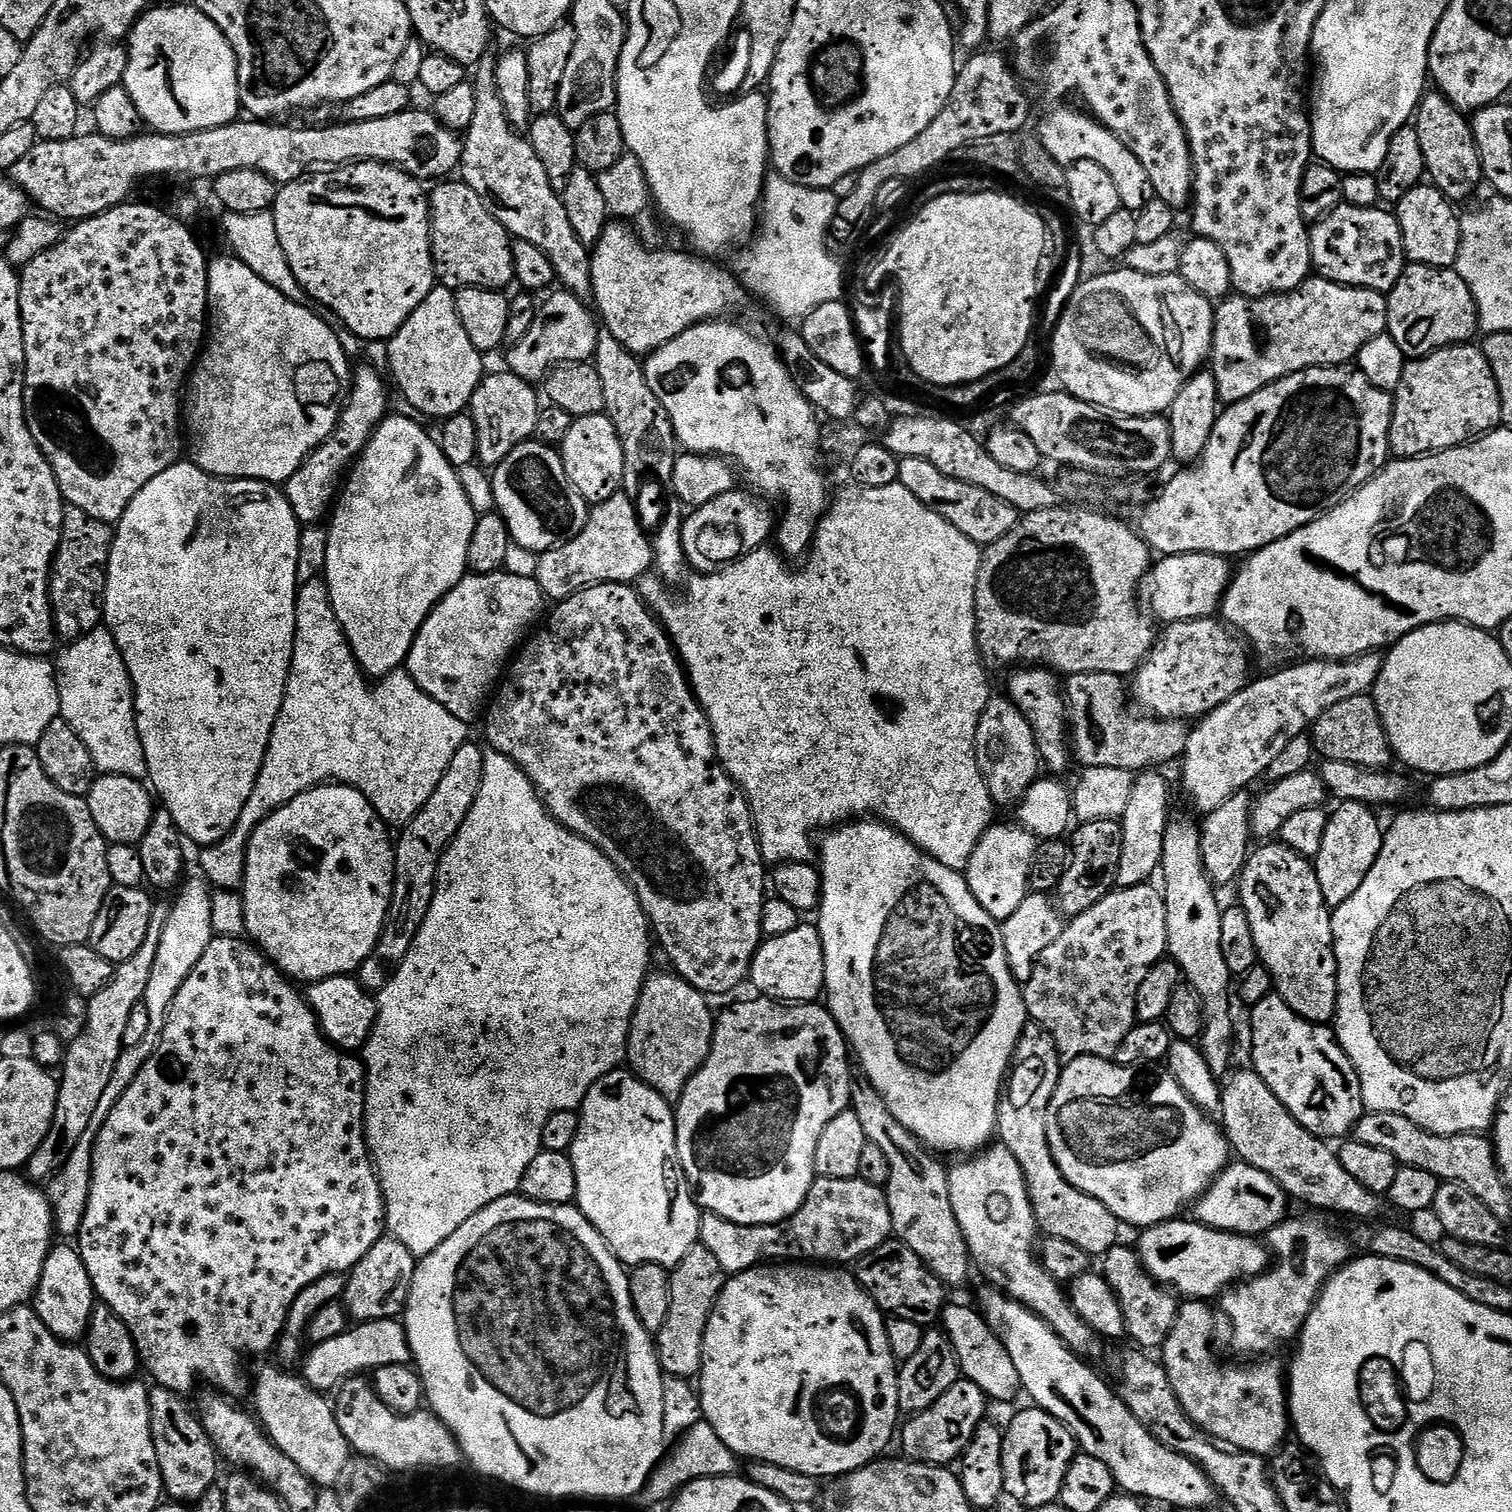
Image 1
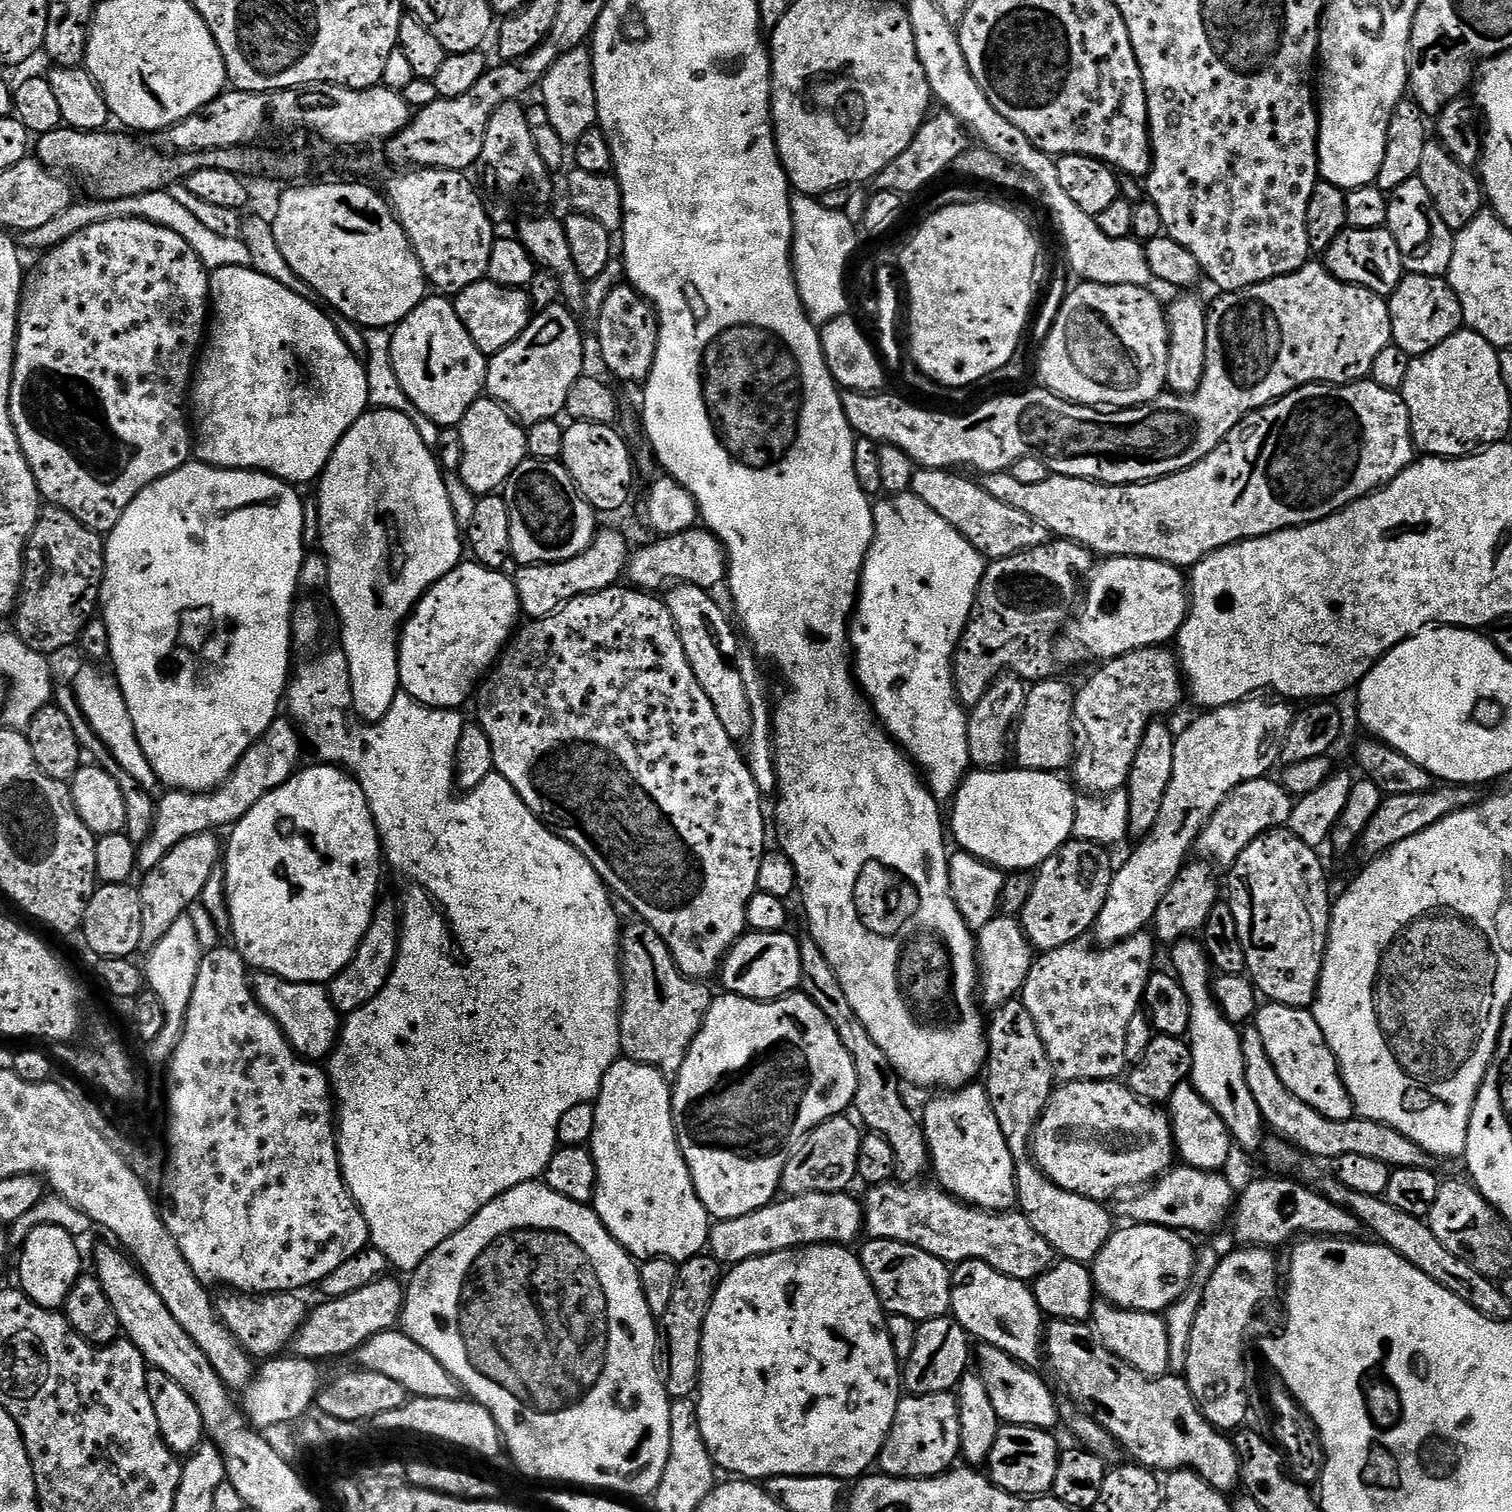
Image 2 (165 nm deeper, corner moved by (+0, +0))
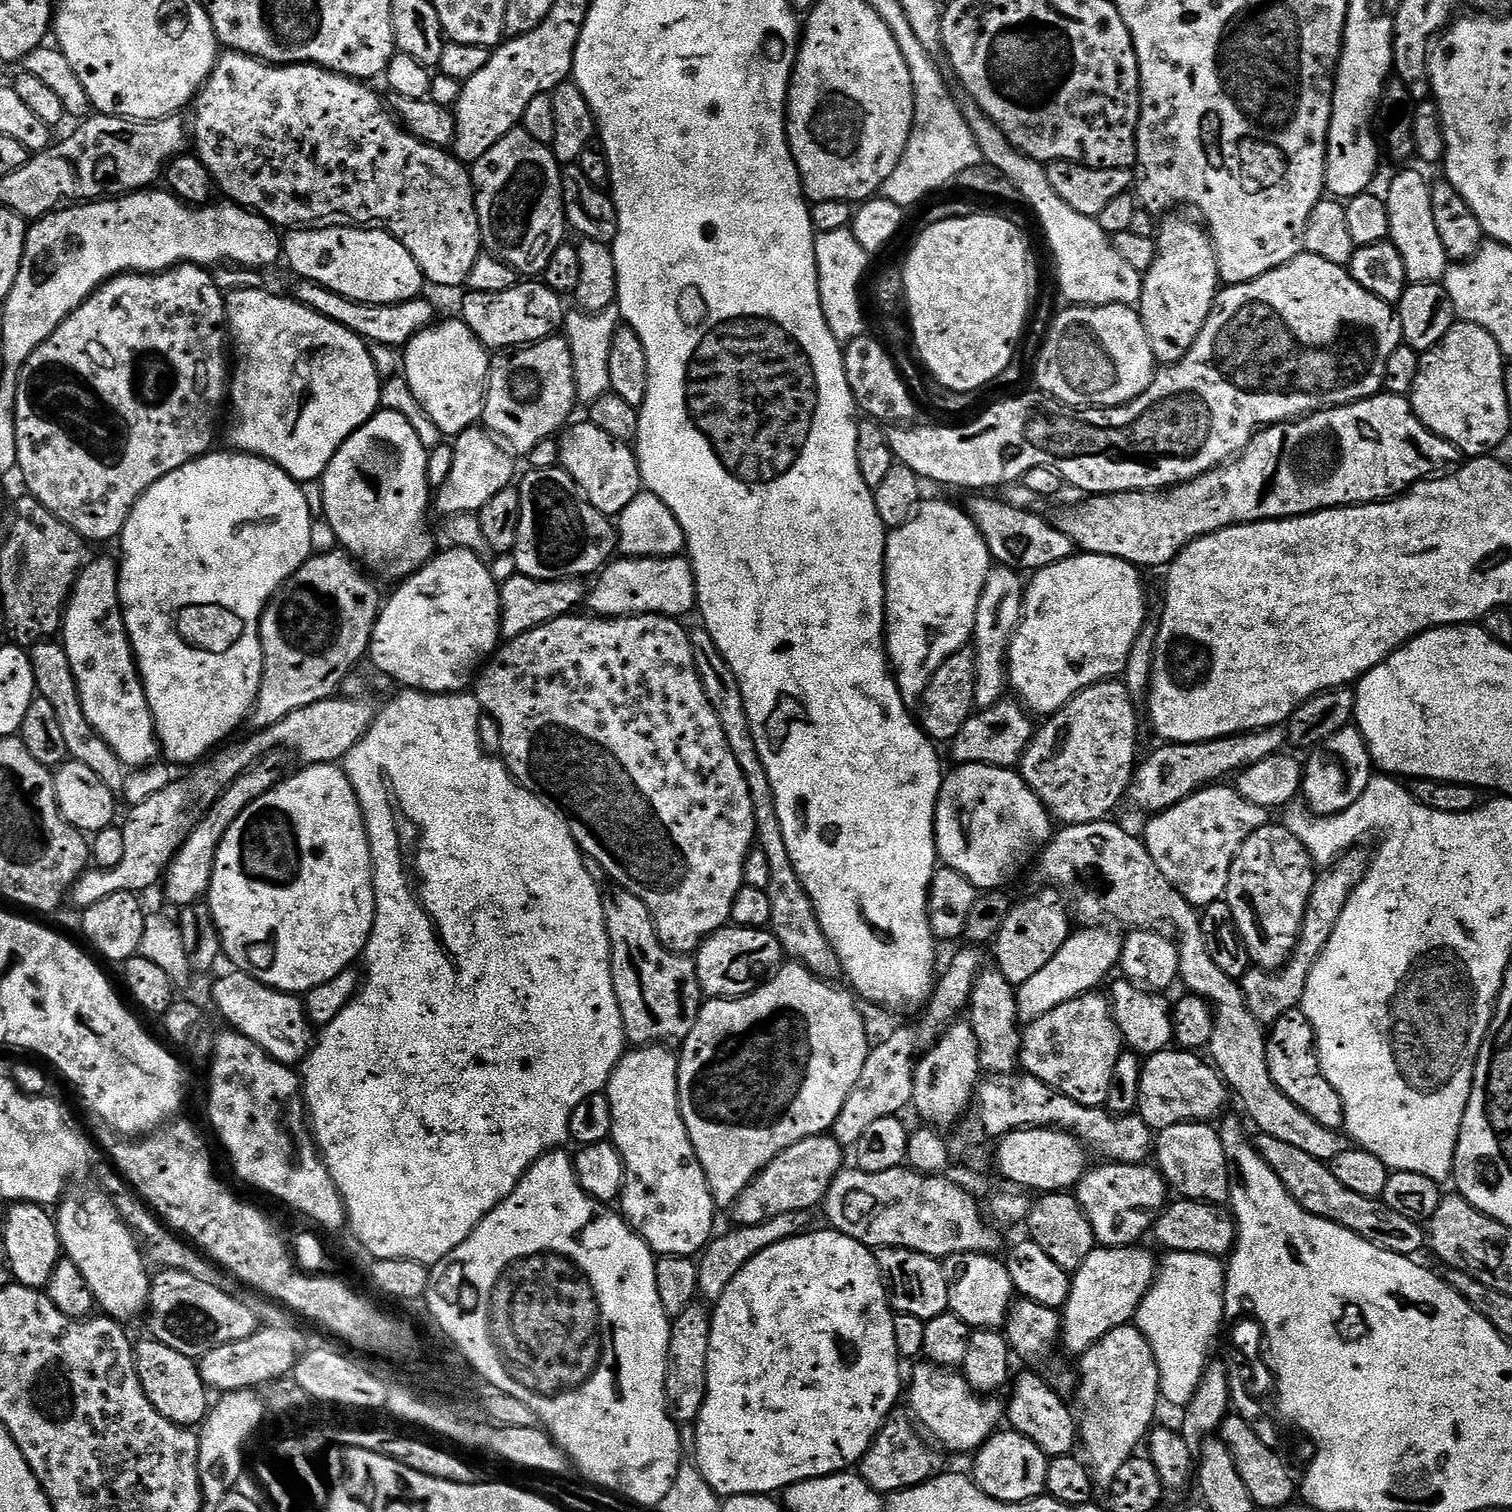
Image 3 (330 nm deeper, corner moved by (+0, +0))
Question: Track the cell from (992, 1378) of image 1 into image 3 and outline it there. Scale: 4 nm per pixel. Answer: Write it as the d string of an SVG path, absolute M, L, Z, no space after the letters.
M1024 1370L1016 1380L1012 1397L1006 1400L1006 1420L1009 1420L1011 1431L1022 1434L1042 1449L1047 1456L1067 1456L1078 1444L1078 1420L1068 1409L1069 1401L1061 1396L1043 1375L1035 1376L1035 1371Z

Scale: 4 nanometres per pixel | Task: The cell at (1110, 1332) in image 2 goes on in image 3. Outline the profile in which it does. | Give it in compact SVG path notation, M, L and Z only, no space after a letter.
M1129 1322L1110 1330L1100 1340L1095 1340L1079 1357L1078 1440L1084 1444L1083 1459L1086 1461L1095 1487L1106 1490L1112 1484L1114 1474L1131 1460L1136 1448L1145 1443L1153 1427L1156 1404L1160 1400L1158 1366L1150 1350L1150 1342Z

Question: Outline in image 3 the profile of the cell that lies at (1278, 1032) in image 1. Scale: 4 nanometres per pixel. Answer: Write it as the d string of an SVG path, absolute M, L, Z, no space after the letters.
M1293 1010L1282 1014L1275 1020L1266 1036L1268 1042L1268 1069L1282 1094L1294 1102L1314 1122L1327 1128L1343 1129L1344 1107L1338 1090L1326 1082L1320 1069L1320 1060L1316 1056L1316 1035L1312 1033L1310 1022L1303 1010Z

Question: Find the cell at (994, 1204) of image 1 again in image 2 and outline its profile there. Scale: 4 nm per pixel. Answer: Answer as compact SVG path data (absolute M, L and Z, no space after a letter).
M973 1082L933 1096L936 1097L924 1108L924 1116L922 1112L922 1127L928 1143L930 1168L933 1173L936 1171L939 1187L957 1200L974 1208L983 1208L985 1212L1009 1211L1017 1203L1016 1163L1006 1146L1006 1138L1002 1138L1002 1126L998 1126L998 1118L994 1118L994 1106L990 1106L987 1087Z

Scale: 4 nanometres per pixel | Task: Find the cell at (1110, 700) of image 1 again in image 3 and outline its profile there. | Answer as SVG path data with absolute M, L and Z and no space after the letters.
M1005 698L994 706L973 711L972 715L958 730L958 734L950 741L952 748L952 764L985 764L995 768L1015 769L1020 757L1028 748L1034 735L1033 717L1029 715L1023 704L1015 699Z

